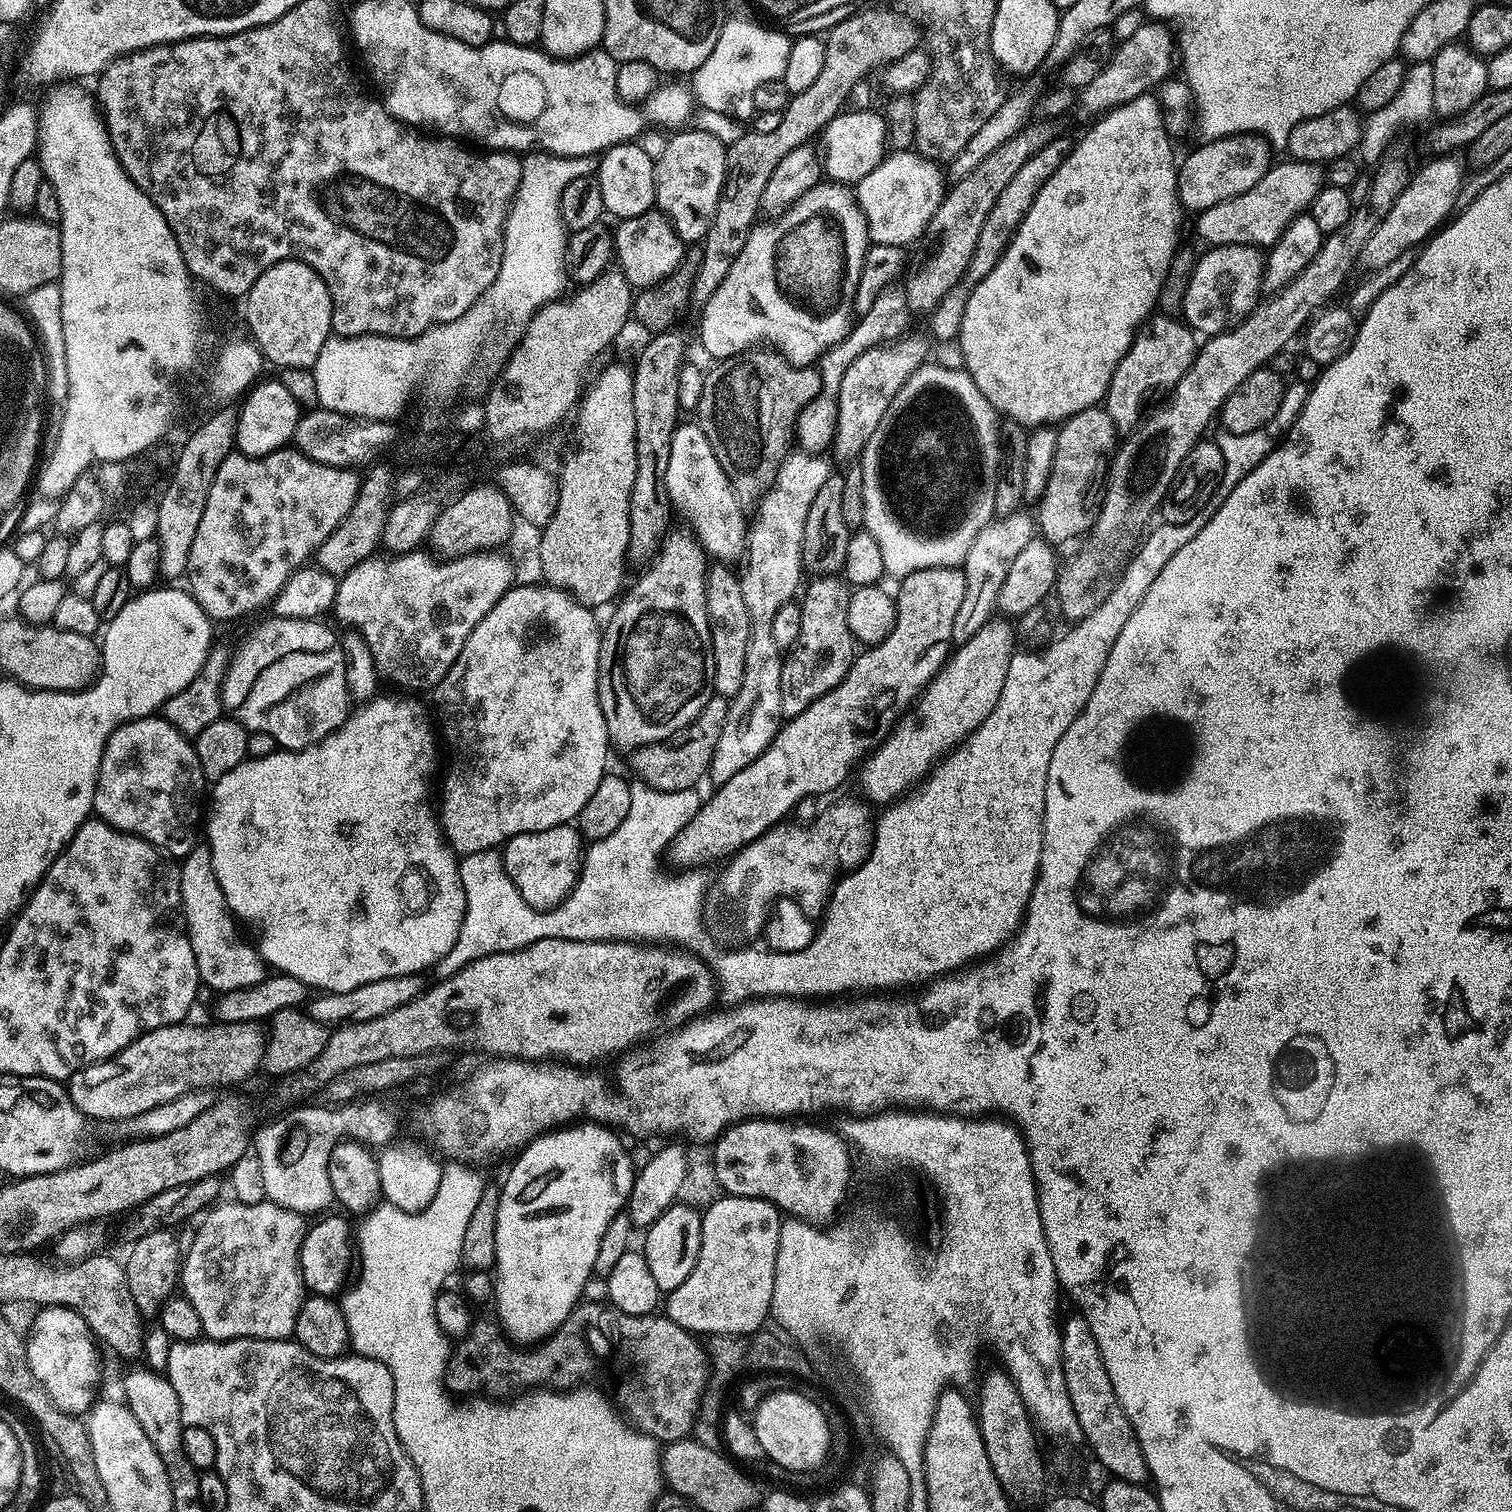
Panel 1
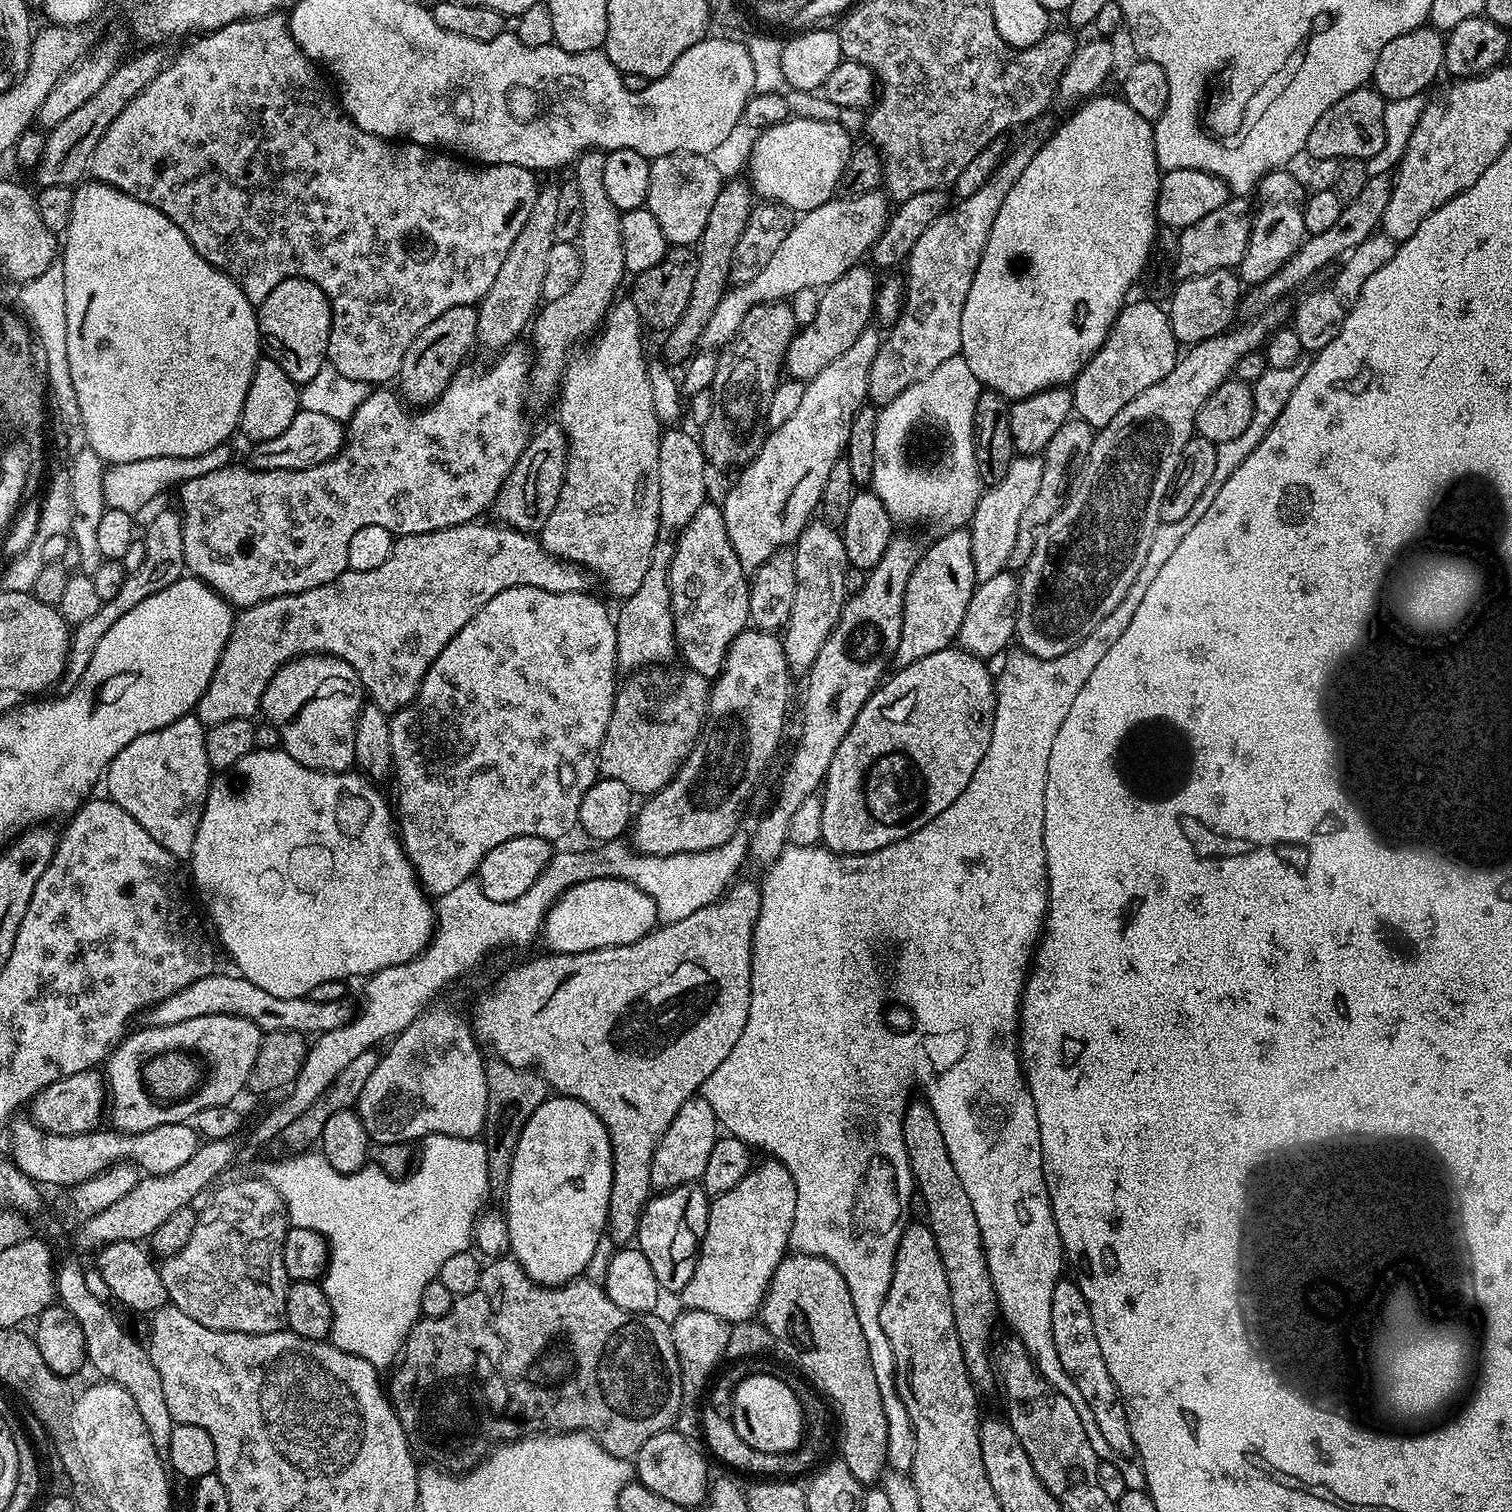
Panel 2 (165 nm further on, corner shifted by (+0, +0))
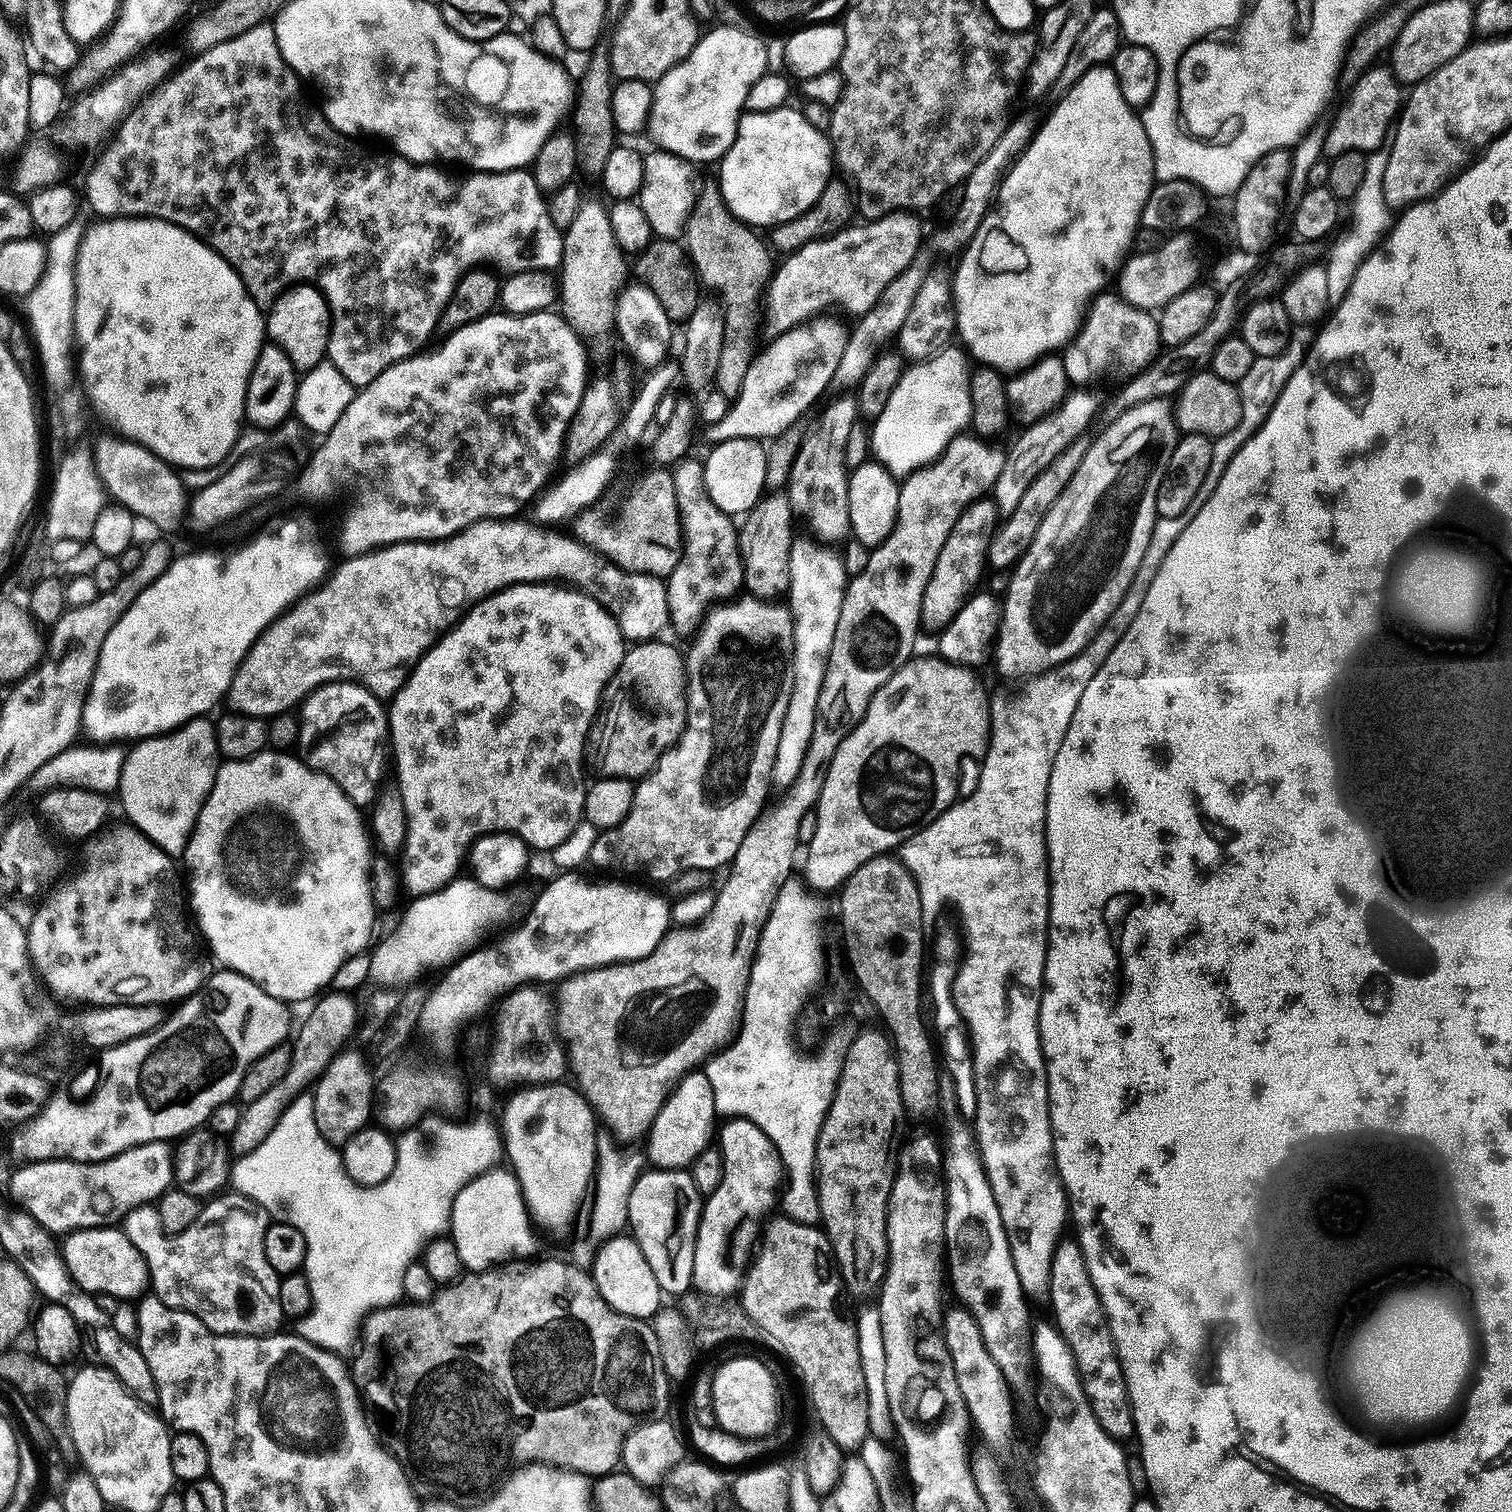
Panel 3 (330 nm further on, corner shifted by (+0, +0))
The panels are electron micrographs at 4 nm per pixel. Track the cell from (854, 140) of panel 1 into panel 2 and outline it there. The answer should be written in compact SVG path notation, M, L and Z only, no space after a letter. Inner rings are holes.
M789 118L785 124L770 126L757 135L746 165L752 171L750 183L757 197L787 204L793 213L803 214L833 199L844 167L854 147L843 123Z

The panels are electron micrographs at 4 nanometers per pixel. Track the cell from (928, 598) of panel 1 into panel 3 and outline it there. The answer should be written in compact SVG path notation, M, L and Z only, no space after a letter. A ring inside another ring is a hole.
M981 498L961 514L958 522L954 522L950 538L946 538L942 550L938 550L938 562L934 562L934 574L930 574L930 582L926 582L926 594L922 594L920 618L925 629L939 630L946 627L968 599L970 590L977 587L975 584L986 569L988 541L996 532L1001 516L995 499Z

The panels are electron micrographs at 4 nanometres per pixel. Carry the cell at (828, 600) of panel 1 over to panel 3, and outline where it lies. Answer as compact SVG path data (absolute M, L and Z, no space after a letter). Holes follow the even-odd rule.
M855 395L836 396L820 412L820 417L809 426L800 440L800 449L792 460L792 469L788 472L788 488L786 495L792 503L793 513L797 517L805 516L811 531L826 542L837 542L850 532L850 490L848 478L850 469L846 460L846 442L850 442L850 426L858 423L858 400Z

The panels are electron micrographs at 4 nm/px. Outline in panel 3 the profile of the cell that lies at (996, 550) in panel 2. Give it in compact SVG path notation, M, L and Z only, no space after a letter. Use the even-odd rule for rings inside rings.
M1090 390L1069 391L1064 401L1050 415L1033 419L1029 423L1032 425L1013 444L1012 450L1010 448L1007 451L1002 474L998 474L998 482L991 491L1001 513L1012 512L1014 506L1022 502L1022 494L1026 494L1030 482L1034 482L1034 478L1038 478L1038 474L1042 474L1042 470L1046 470L1046 466L1050 466L1050 462L1054 462L1054 458L1058 458L1058 454L1062 454L1062 450L1066 450L1066 446L1070 446L1074 438L1085 435L1092 420L1094 424L1102 407L1102 396L1096 392L1086 391Z

